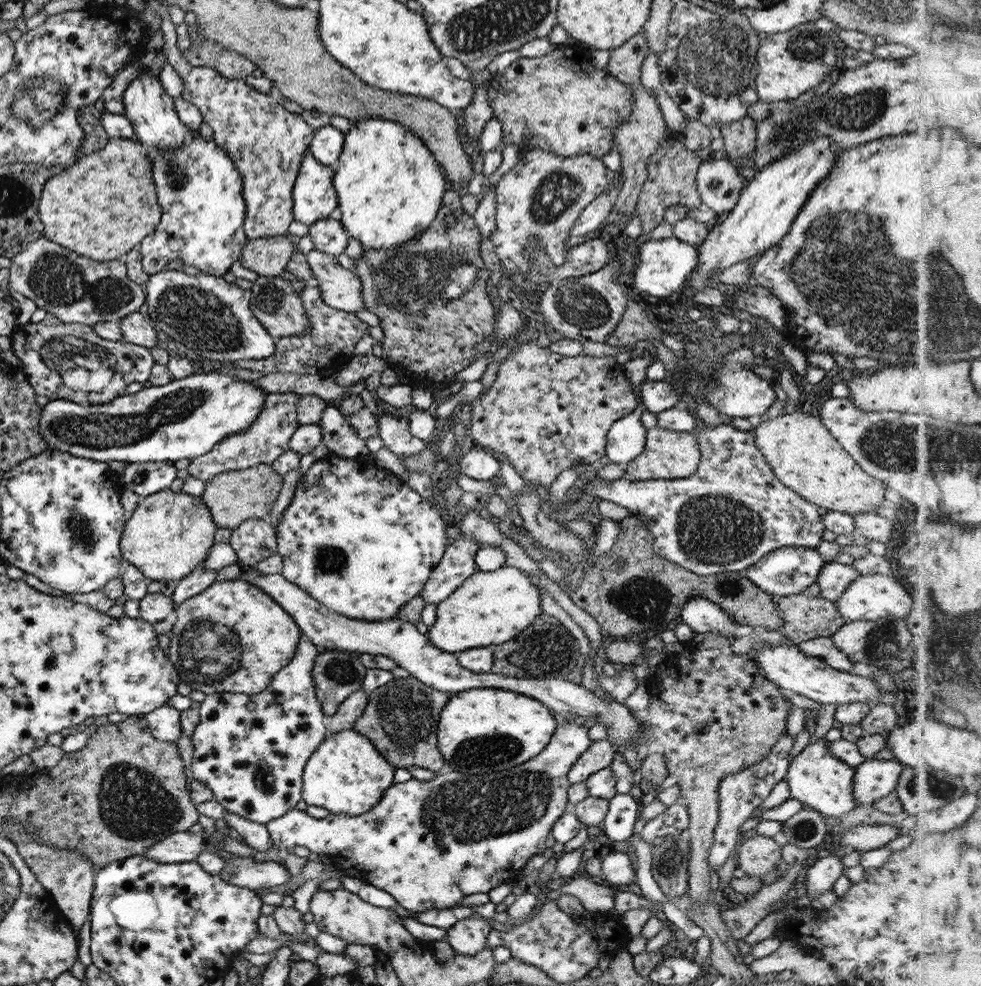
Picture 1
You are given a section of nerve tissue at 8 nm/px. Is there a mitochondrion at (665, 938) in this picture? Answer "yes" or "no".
no

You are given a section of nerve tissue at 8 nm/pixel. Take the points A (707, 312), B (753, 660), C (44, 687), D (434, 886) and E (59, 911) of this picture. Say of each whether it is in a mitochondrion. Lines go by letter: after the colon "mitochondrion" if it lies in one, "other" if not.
A: other
B: other
C: other
D: other
E: other

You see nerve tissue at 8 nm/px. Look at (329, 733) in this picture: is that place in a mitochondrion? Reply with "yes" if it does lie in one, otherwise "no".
no

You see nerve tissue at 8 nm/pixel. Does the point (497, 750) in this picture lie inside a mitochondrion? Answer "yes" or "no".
yes

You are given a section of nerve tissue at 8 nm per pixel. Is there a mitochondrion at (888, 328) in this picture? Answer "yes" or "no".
yes

